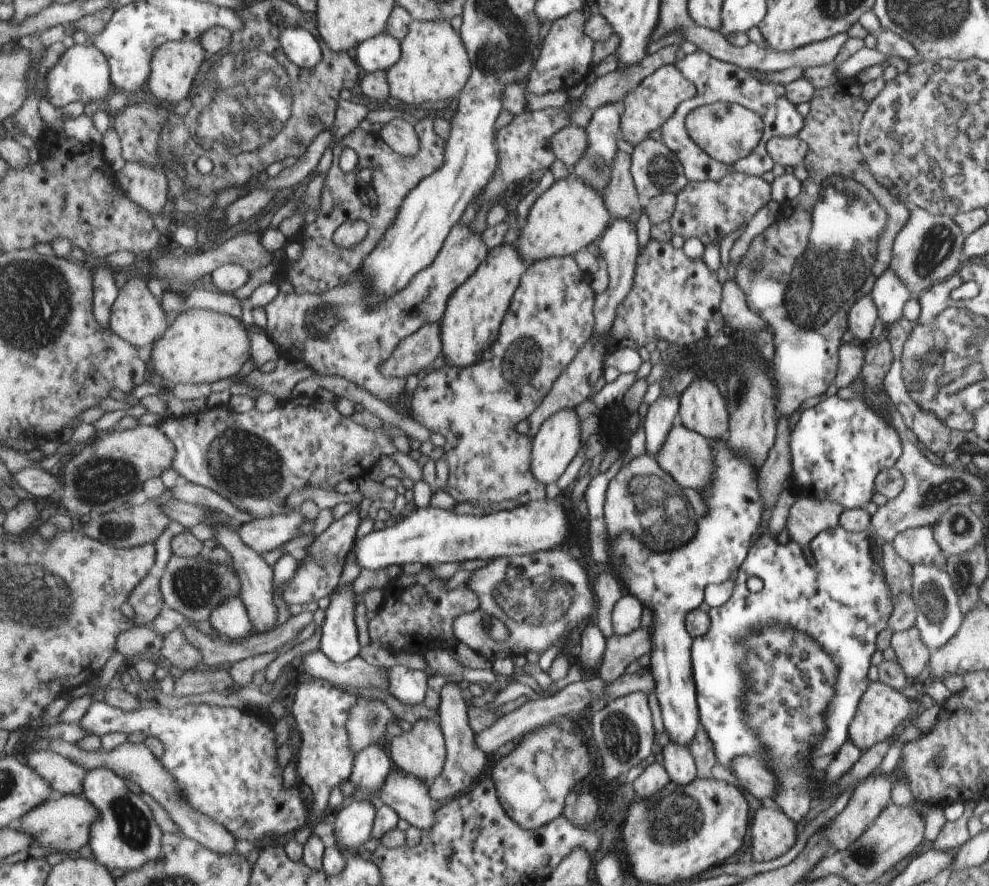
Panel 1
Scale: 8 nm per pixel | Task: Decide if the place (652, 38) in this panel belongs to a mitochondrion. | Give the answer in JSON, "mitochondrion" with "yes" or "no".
{"mitochondrion":"no"}

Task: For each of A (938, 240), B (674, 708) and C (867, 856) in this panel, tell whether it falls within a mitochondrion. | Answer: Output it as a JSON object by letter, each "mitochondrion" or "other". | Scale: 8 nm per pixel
{"A":"mitochondrion","B":"other","C":"mitochondrion"}

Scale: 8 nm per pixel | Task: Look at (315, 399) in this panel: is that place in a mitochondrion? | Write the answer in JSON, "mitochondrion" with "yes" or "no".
{"mitochondrion":"no"}

